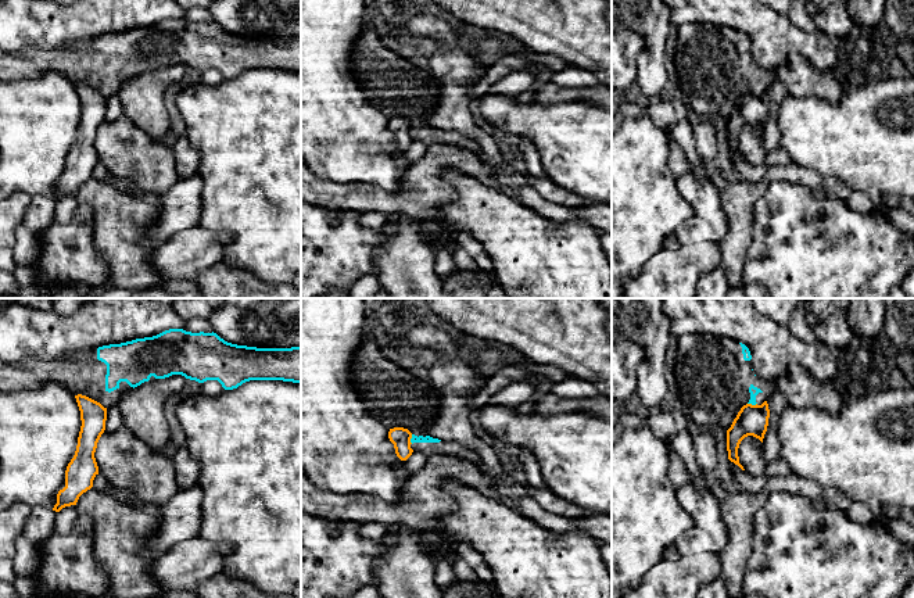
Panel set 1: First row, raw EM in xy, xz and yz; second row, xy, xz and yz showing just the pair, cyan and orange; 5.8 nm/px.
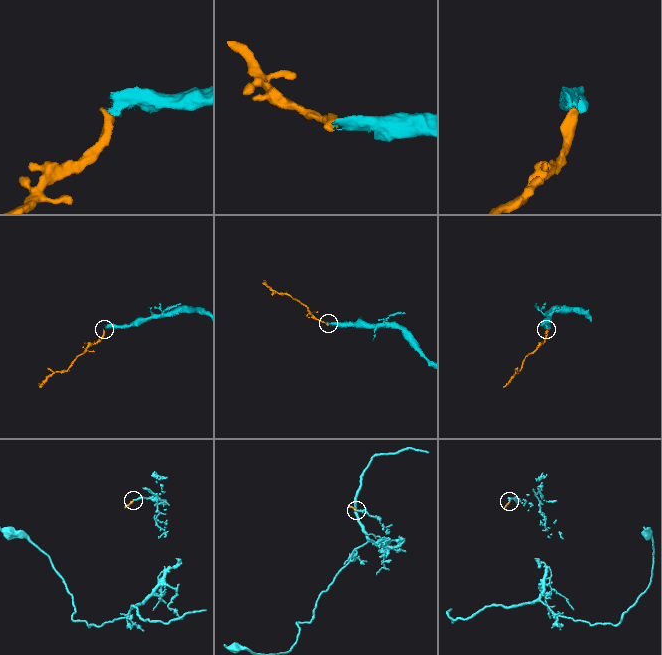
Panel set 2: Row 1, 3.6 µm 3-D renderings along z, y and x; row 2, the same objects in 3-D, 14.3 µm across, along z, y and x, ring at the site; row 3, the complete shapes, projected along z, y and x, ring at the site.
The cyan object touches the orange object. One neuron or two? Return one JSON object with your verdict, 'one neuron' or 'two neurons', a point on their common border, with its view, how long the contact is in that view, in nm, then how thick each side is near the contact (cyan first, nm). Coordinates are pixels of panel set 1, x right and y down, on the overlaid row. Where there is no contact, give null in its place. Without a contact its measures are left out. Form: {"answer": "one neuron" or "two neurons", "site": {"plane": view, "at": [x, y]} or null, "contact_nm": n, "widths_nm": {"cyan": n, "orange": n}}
{"answer": "two neurons", "site": {"plane": "xz", "at": [411, 439]}, "contact_nm": 60, "widths_nm": {"cyan": 50, "orange": 110}}

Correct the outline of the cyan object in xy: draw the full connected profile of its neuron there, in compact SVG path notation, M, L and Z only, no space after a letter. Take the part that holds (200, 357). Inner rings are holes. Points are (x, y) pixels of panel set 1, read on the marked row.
M169 329L153 337L103 345L87 352L72 352L54 361L31 358L8 364L0 359L0 391L33 388L53 382L74 395L86 395L108 409L118 405L125 394L141 383L172 375L182 375L198 383L218 380L225 390L237 388L250 380L301 383L301 345L257 348L227 343L214 332L191 333L183 329Z

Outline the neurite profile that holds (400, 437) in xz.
M394 427L388 432L388 438L394 444L395 454L401 461L406 461L413 450L411 448L412 433L404 427Z

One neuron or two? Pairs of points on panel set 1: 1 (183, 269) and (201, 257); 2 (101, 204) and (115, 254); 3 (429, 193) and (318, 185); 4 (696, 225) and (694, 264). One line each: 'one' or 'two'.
1: one
2: one
3: one
4: two

